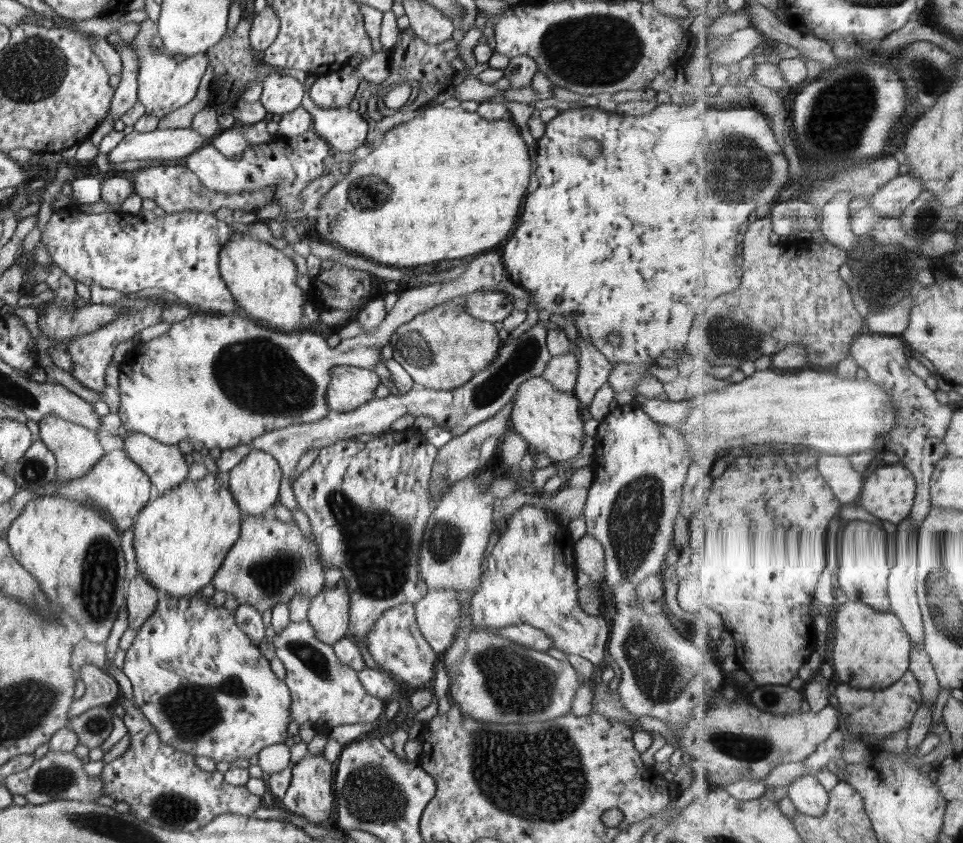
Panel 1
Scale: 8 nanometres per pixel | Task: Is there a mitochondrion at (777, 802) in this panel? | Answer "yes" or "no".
no

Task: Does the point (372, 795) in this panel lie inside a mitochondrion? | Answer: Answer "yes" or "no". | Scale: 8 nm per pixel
yes

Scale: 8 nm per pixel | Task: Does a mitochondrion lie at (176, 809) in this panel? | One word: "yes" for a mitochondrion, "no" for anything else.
yes

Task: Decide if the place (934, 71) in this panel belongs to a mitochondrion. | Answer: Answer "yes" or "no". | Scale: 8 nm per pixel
yes

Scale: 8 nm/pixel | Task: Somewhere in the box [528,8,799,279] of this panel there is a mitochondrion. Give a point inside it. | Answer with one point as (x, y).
(600, 49)

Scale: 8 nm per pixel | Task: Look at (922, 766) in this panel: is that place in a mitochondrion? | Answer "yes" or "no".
no

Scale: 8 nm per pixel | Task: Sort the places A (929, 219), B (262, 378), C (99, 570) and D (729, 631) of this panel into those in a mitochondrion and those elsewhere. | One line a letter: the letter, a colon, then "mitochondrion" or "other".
A: mitochondrion
B: mitochondrion
C: mitochondrion
D: other

